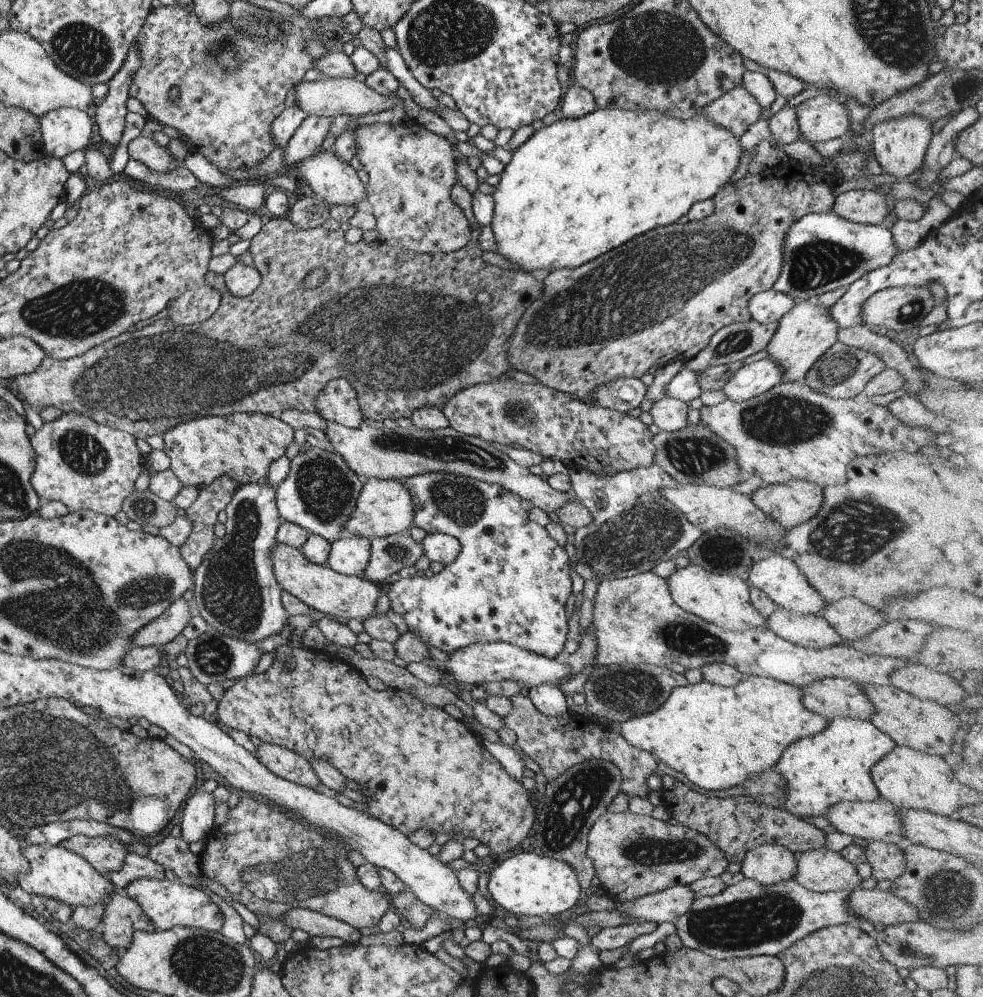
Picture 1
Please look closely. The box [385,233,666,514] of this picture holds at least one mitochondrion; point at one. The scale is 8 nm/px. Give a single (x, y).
(516, 410)

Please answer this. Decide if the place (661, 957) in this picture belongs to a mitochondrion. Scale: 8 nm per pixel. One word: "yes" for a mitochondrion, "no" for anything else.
no

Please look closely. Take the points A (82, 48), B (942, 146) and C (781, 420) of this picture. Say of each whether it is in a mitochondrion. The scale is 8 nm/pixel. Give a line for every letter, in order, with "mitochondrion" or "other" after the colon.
A: mitochondrion
B: other
C: mitochondrion

